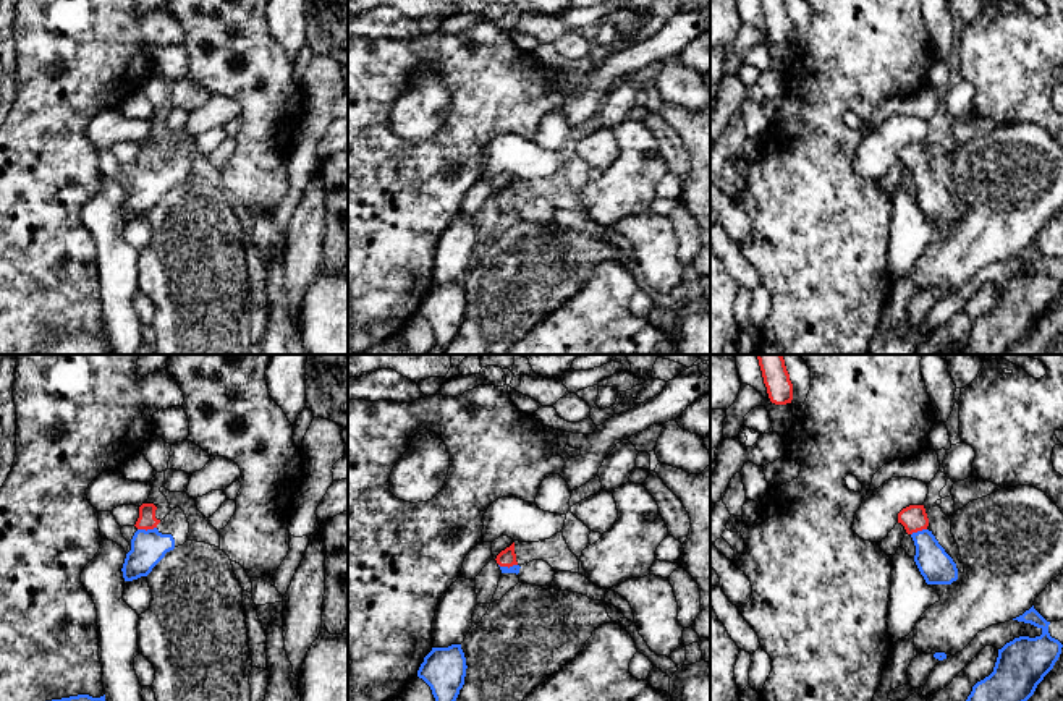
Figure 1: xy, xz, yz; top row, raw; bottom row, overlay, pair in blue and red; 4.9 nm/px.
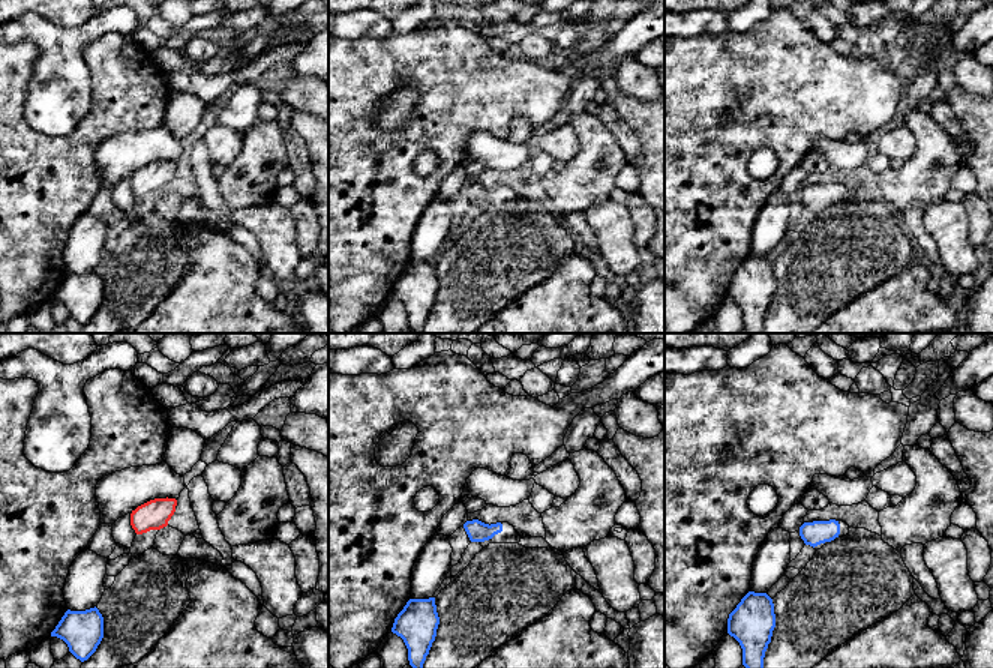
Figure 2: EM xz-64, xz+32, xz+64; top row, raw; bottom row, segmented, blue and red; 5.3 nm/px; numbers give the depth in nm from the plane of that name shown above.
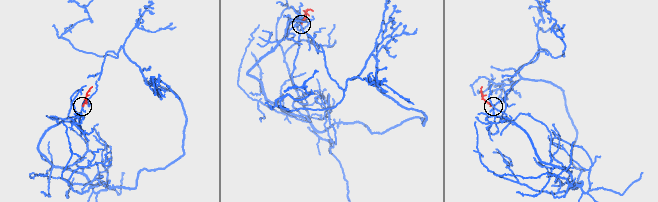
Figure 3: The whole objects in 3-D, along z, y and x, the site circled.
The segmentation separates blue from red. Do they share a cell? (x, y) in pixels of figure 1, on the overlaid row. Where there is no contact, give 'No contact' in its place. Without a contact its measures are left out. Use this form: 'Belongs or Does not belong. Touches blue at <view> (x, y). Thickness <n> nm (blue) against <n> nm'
Belongs. Touches blue at xy (144, 530). Thickness 180 nm (blue) against 90 nm

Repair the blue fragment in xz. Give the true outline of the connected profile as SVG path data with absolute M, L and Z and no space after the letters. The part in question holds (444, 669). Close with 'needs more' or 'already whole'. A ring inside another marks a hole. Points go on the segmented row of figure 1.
M461 644L432 648L417 670L432 690L435 701L456 701L466 677L466 657Z | already whole

